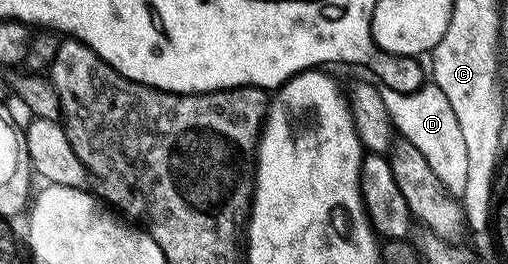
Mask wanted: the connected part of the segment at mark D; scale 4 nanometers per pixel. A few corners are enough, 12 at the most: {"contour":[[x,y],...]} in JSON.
{"contour":[[383,89],[394,132],[462,195],[468,150],[444,92]]}

